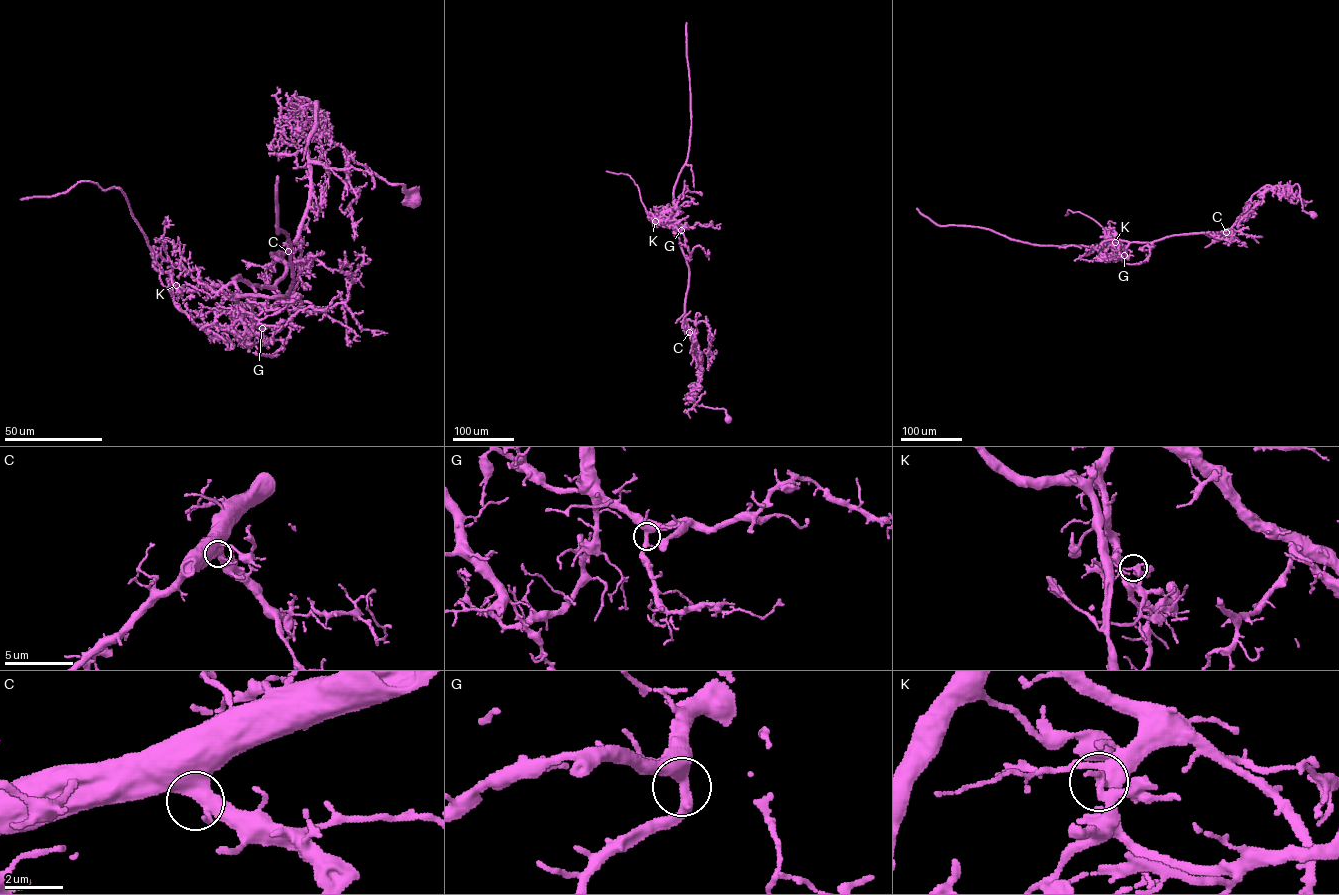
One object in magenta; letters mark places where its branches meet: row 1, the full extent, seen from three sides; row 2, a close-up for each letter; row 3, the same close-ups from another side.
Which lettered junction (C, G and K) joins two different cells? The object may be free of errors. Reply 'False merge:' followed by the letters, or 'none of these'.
False merge: K

